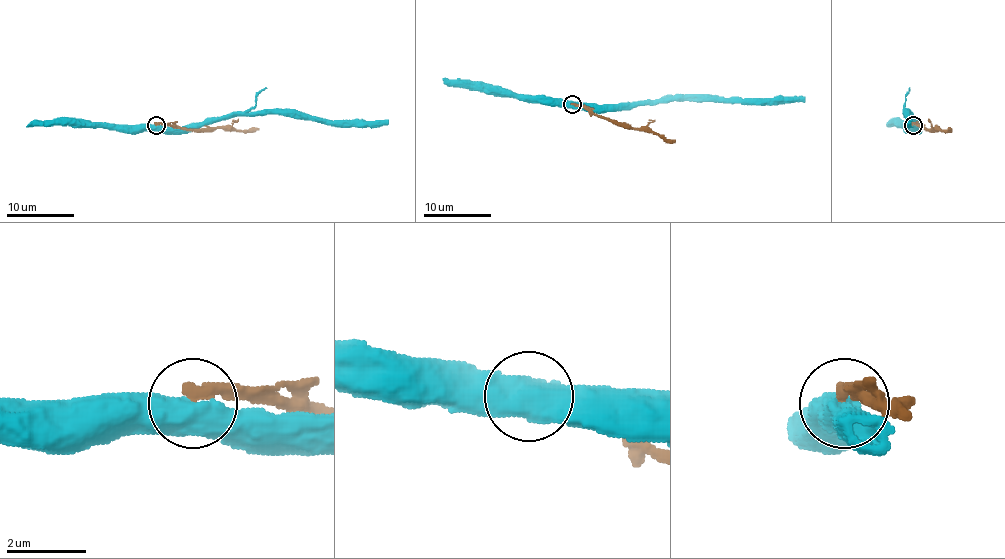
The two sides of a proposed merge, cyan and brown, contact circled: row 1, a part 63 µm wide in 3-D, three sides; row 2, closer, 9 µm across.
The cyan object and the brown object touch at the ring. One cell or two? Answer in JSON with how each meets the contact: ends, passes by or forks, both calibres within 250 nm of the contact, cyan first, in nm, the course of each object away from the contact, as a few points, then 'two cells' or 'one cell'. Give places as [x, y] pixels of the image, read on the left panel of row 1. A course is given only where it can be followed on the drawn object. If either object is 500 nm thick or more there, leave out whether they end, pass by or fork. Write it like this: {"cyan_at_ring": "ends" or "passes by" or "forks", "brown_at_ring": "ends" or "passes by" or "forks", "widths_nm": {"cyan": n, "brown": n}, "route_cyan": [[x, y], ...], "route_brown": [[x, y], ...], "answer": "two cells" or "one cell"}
{"widths_nm": {"cyan": 600, "brown": 320}, "route_cyan": [[155, 125], [196, 128], [226, 118], [259, 113], [325, 118], [332, 122], [384, 122], [387, 125]], "route_brown": [[155, 125], [181, 128], [259, 128]], "answer": "two cells"}

